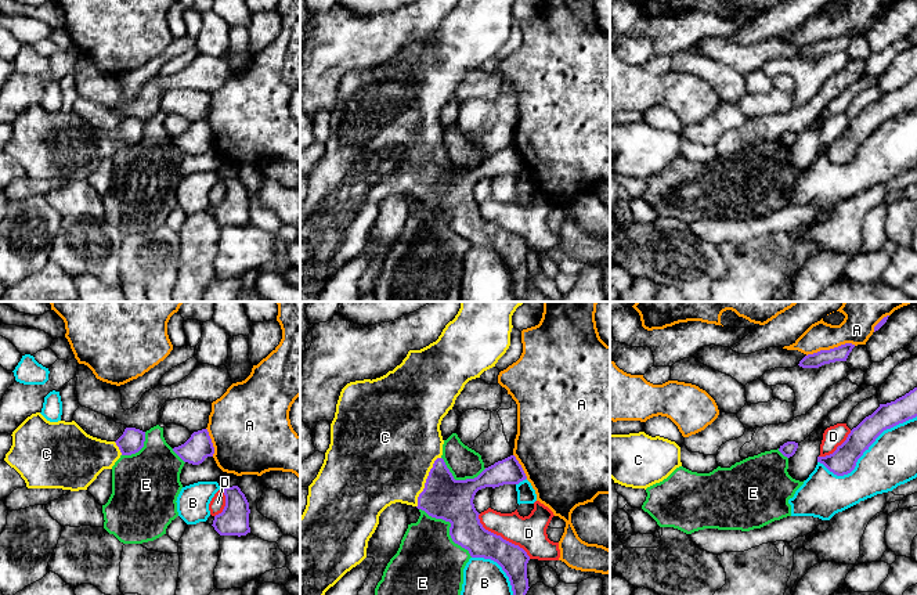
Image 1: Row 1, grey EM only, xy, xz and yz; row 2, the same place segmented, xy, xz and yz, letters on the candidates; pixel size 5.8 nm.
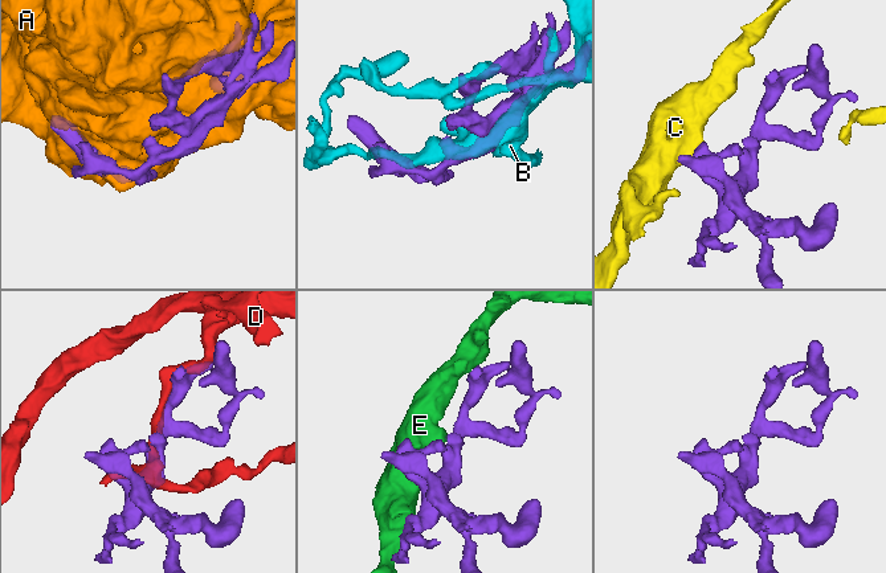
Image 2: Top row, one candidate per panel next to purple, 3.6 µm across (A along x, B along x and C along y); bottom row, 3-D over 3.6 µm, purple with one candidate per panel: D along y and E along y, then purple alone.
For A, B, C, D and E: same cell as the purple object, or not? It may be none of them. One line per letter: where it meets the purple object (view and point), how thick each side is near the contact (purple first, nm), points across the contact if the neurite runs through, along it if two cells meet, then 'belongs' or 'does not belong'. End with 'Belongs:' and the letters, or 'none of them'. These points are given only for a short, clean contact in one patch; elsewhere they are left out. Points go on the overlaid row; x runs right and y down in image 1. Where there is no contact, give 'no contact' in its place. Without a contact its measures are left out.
A: meets purple in yz at (830, 349); 90 nm thick on the purple side, 190 nm on the other; does not belong
B: meets purple in yz at (865, 450); 160 nm thick on the purple side, 300 nm on the other; does not belong
C: meets purple in xz at (426, 482); 260 nm thick on the purple side, 480 nm on the other; runs through xz (443, 497), (426, 482), (389, 461); belongs
D: meets purple in xz at (501, 537); 190 nm thick on the purple side, 190 nm on the other; does not belong
E: meets purple in xz at (450, 527); 260 nm thick on the purple side, 380 nm on the other; does not belong
Belongs: C

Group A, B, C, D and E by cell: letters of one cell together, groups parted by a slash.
A / B / C / D / E

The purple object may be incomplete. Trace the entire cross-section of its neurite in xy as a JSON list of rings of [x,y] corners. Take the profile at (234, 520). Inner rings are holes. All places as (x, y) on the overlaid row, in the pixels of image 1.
[[[238,486],[220,487],[225,495],[225,506],[214,516],[213,527],[220,536],[246,536],[249,527],[249,502]]]

